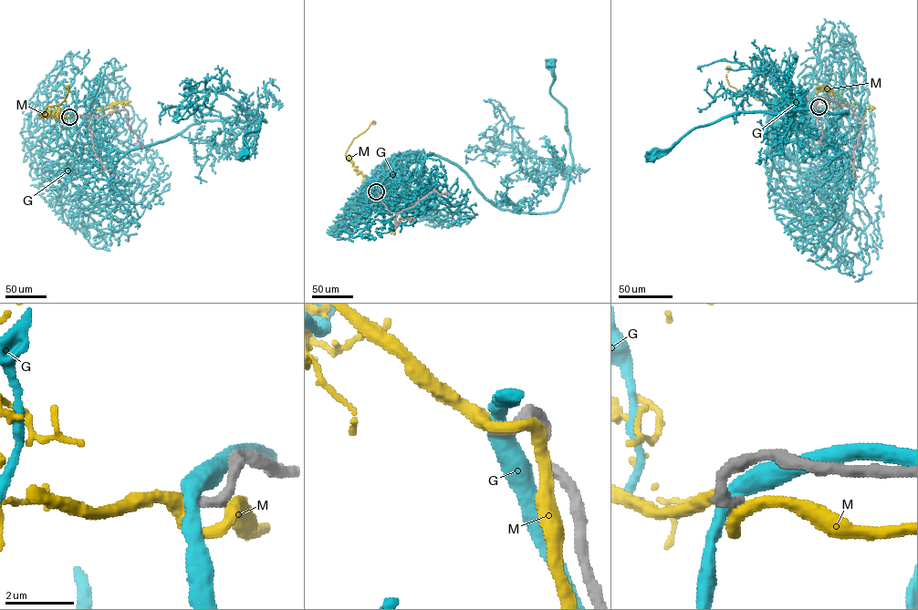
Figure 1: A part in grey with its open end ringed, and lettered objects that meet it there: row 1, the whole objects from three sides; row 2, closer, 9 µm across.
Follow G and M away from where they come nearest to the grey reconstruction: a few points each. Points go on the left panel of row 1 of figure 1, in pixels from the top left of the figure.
G: (69, 117), (83, 137), (121, 151), (174, 138), (205, 120), (266, 121), (243, 136), (247, 149), (242, 154)
M: (69, 117), (38, 114), (64, 101), (67, 87)

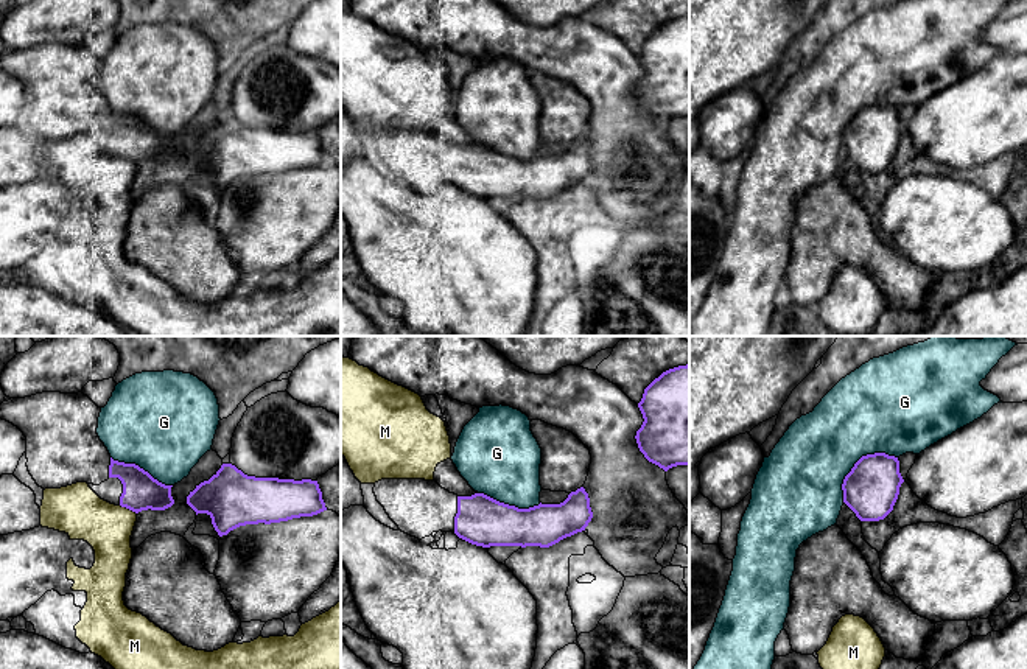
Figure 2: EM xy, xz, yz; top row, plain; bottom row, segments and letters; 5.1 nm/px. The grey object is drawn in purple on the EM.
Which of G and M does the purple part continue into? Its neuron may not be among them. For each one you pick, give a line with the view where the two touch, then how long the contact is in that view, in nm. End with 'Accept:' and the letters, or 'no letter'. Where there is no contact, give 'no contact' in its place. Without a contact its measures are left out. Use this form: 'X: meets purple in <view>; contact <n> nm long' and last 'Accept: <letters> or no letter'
Accept: no letter

